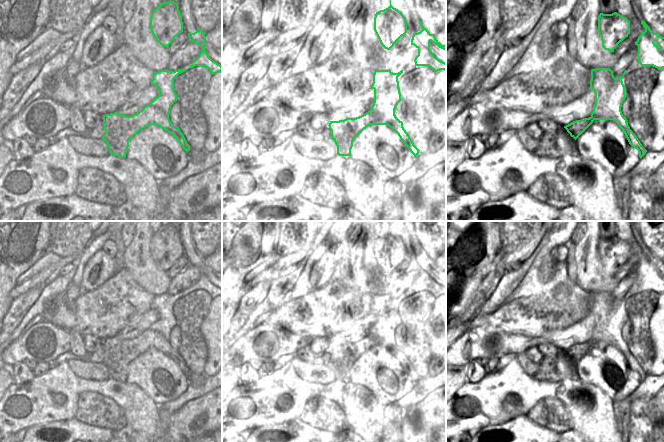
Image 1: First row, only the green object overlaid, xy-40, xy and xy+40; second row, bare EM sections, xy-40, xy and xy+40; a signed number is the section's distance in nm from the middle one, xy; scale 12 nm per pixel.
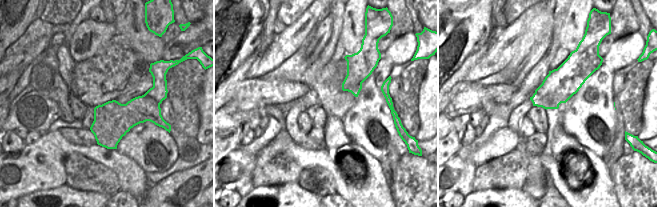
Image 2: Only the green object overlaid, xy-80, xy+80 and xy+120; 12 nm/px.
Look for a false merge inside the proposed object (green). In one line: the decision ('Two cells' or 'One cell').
Two cells

